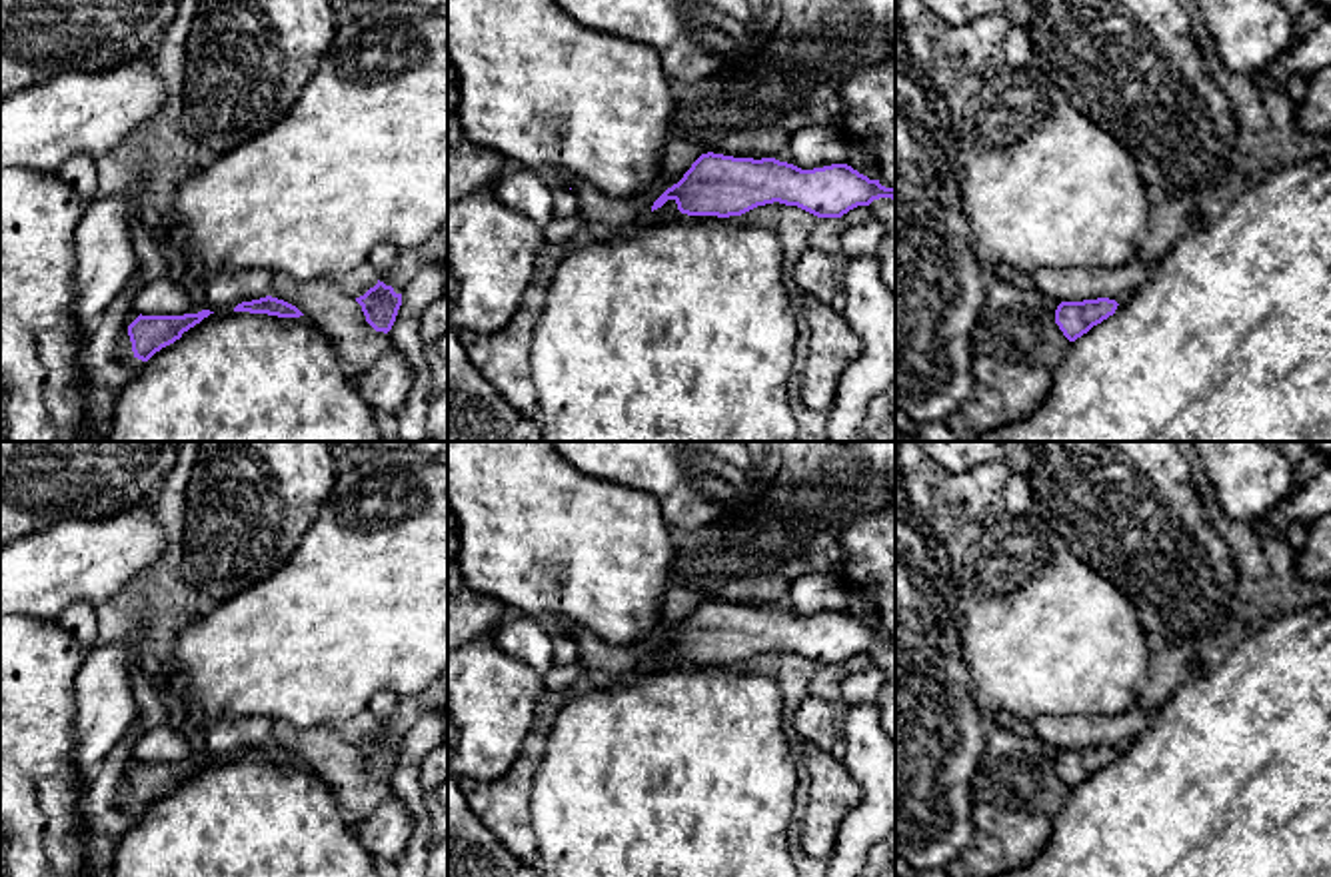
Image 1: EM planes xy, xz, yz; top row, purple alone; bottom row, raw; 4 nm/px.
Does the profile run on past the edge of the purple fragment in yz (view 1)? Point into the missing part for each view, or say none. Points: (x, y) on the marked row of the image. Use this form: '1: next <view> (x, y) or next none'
1: next none

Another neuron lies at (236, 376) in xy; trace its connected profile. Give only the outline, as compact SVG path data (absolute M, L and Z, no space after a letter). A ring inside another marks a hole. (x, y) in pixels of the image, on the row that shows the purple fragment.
M214 312L116 392L106 441L384 441L374 410L306 316Z

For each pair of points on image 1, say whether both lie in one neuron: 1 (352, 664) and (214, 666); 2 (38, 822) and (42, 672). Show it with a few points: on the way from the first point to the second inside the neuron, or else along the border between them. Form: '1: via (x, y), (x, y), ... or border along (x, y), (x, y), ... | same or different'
1: via (318, 664), (248, 664) | same
2: via (40, 784), (40, 710) | same

